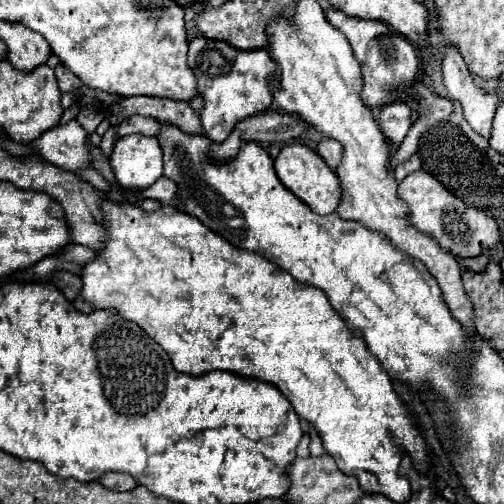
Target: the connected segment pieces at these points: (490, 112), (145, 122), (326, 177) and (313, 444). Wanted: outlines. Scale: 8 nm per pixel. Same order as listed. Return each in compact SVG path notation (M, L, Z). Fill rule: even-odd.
M446 46L442 52L442 76L444 76L444 86L448 90L448 98L458 100L462 104L466 122L472 126L476 134L488 140L492 118L498 108L496 94L480 90L474 84L462 54L450 46Z
M130 116L120 122L118 126L118 136L128 136L128 134L144 134L144 136L156 136L158 132L156 118L146 118L146 116Z
M286 144L278 158L274 160L274 168L276 174L280 178L280 182L292 192L296 194L304 204L308 204L316 214L332 214L340 202L340 180L338 176L324 164L324 160L320 158L318 152L310 150L304 144Z
M310 424L310 455L314 457L322 456L325 454L325 450L322 444L321 437L319 436L318 432L314 428L312 424Z

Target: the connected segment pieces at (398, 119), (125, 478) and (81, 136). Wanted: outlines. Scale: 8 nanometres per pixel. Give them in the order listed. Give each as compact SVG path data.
M396 102L396 104L390 104L388 108L382 108L380 110L380 126L392 146L402 144L404 136L408 134L410 126L412 126L410 108L404 102Z
M106 472L104 476L100 476L100 484L118 492L136 488L136 480L130 474L122 474L122 472Z
M76 118L64 126L44 132L38 140L28 144L28 148L32 148L46 162L64 170L74 172L84 164L92 164L92 156L86 148L86 130Z

